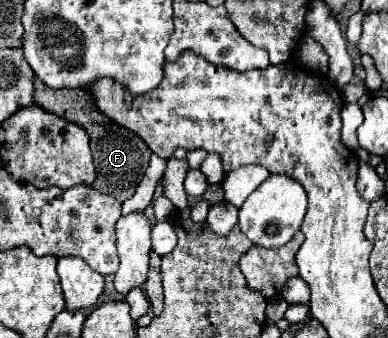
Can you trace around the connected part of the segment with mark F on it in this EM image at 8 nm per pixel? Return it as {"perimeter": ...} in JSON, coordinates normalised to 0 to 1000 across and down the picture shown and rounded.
{"perimeter":[[[95,228],[85,240],[90,240],[85,281],[90,281],[95,311],[106,311],[126,334],[142,334],[152,346],[168,346],[168,352],[209,370],[229,393],[235,447],[240,447],[240,470],[245,470],[245,506],[250,506],[250,530],[240,536],[240,553],[250,553],[265,571],[271,571],[271,559],[281,559],[276,571],[286,571],[307,595],[322,595],[327,583],[338,583],[384,482],[389,441],[374,429],[374,417],[358,411],[348,393],[327,388],[322,376],[291,364],[265,334],[255,334],[209,263],[131,263]]]}

